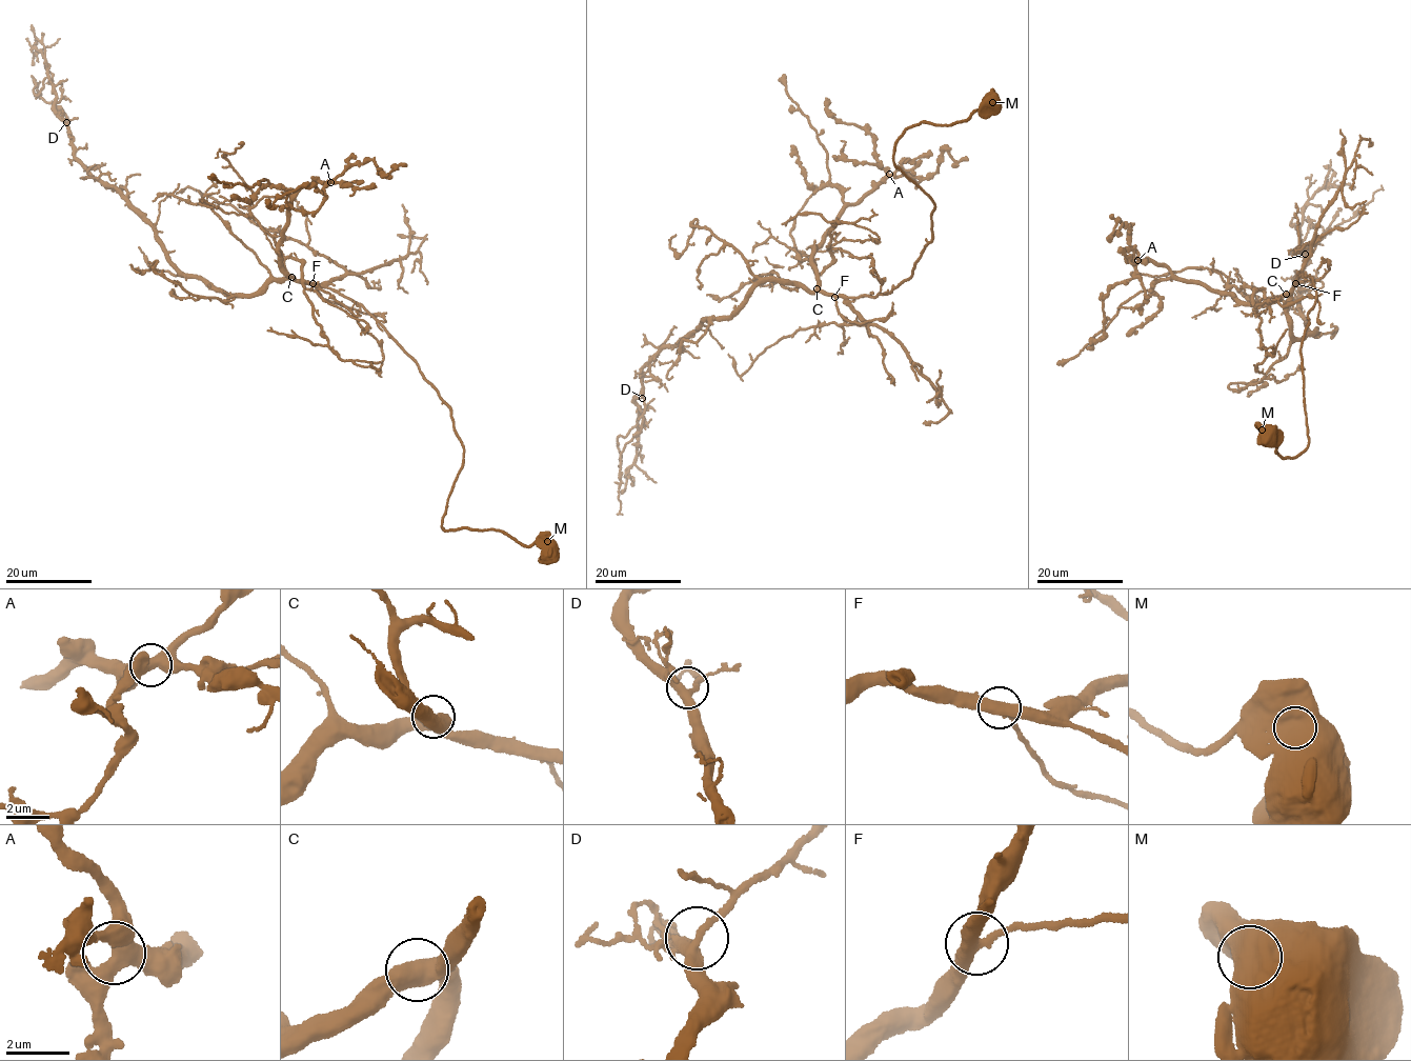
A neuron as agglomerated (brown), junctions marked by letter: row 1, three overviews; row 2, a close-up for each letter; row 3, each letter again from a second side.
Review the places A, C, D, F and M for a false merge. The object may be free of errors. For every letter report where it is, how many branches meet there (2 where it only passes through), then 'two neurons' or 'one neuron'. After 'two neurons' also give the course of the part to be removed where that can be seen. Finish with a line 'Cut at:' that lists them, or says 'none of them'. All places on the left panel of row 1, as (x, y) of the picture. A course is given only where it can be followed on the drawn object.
A: place (330, 182); branches 3; one neuron
C: place (291, 277); branches 3; one neuron
D: place (66, 122); branches 3; one neuron
F: place (313, 283); branches 3; one neuron
M: place (547, 541); branches 1; one neuron
Cut at: none of them

